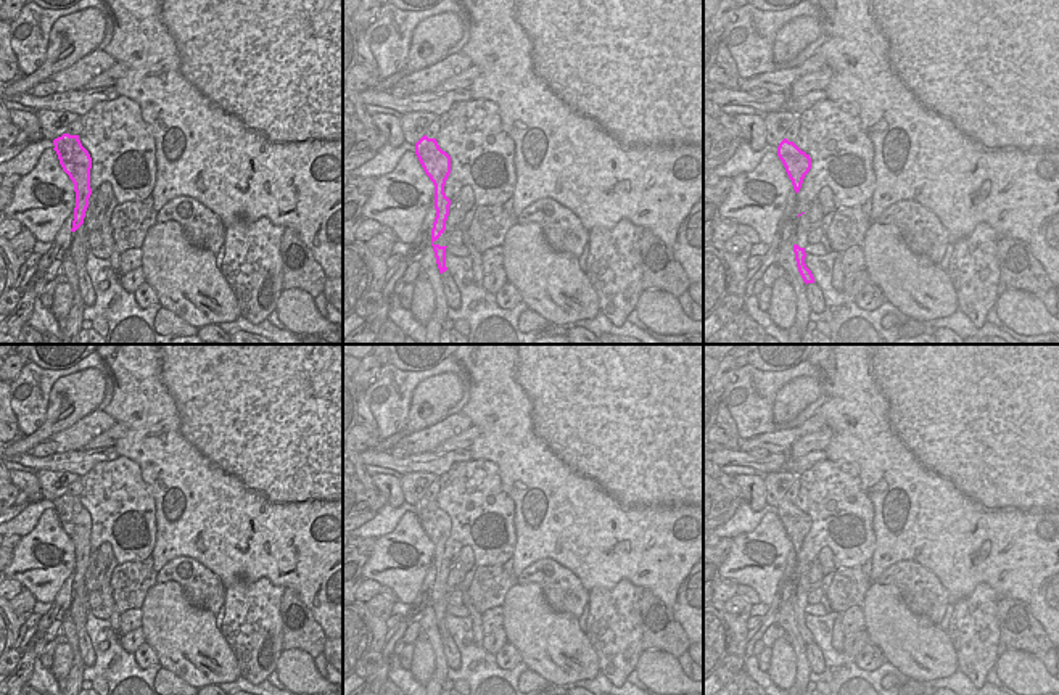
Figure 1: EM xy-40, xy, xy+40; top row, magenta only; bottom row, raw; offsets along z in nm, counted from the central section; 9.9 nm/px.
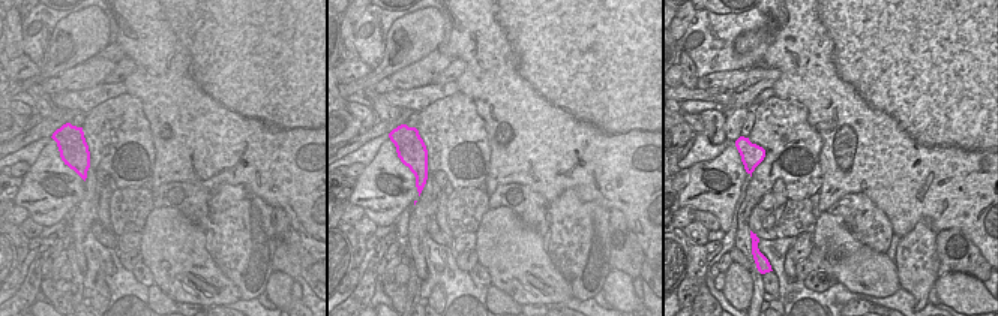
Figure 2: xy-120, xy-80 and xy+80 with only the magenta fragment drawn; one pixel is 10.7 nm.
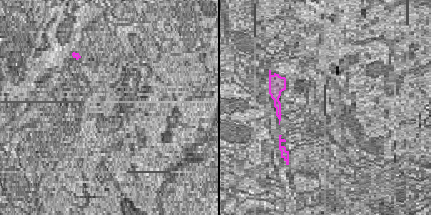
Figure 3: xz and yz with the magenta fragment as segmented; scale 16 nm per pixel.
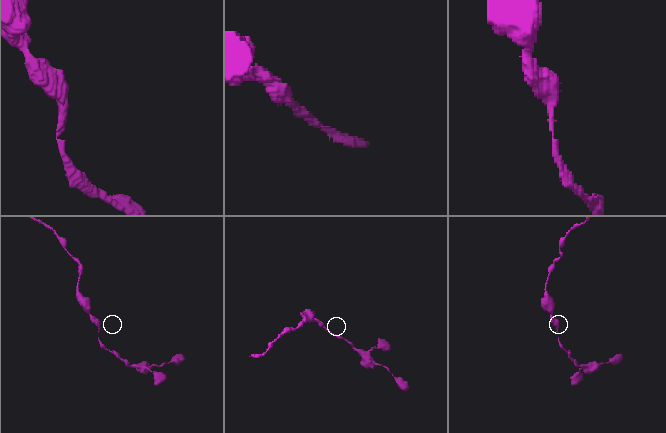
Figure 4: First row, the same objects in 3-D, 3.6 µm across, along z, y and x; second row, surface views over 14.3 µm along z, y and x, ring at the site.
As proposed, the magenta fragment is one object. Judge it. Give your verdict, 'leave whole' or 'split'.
leave whole

